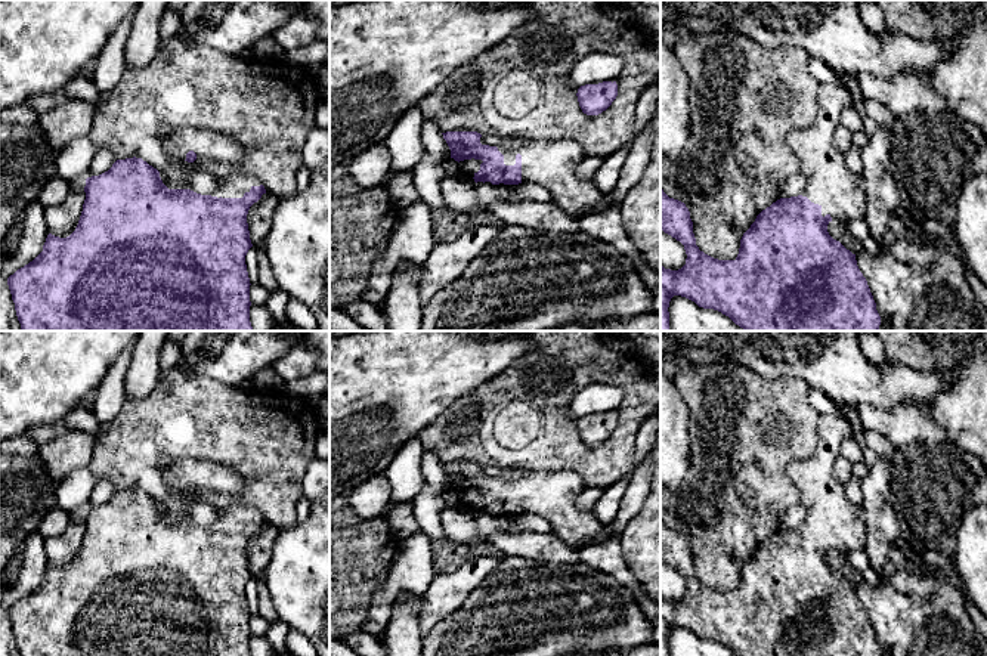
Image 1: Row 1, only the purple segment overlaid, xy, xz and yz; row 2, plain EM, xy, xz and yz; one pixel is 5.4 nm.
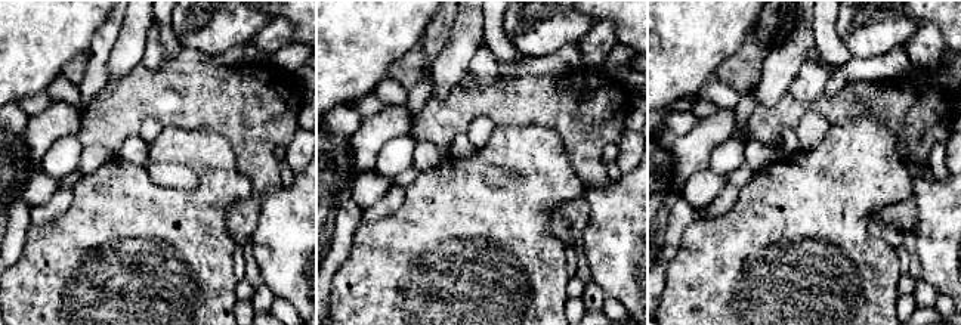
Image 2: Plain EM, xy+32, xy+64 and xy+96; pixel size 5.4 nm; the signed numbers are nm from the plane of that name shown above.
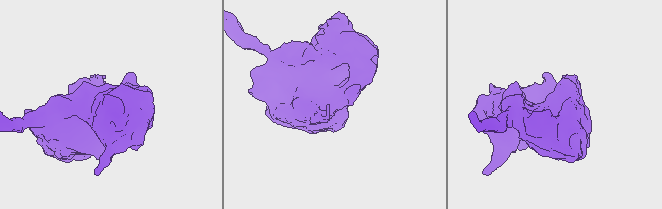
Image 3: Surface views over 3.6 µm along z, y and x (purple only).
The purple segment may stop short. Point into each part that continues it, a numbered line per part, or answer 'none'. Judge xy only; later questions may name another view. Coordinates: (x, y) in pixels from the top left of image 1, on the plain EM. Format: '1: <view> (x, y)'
1: xy (237, 514)

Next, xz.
1: xz (553, 495)

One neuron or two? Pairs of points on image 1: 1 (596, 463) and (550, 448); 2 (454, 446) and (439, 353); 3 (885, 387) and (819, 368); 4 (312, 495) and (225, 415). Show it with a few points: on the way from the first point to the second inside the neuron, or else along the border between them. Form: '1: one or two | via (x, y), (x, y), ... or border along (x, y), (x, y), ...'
1: one | via (584, 460), (562, 448)
2: two | border along (477, 387), (457, 398), (421, 429)
3: one | via (869, 383), (857, 381), (839, 368), (835, 368)
4: two | border along (313, 458), (305, 472), (302, 495)

